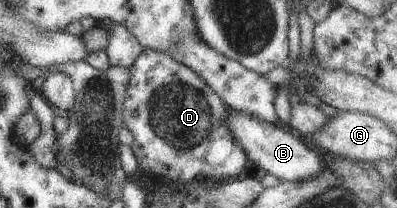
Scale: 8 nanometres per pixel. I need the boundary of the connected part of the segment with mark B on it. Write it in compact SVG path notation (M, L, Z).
M228 107L225 125L233 137L240 143L248 160L260 168L261 173L270 173L282 181L301 181L312 178L326 168L320 161L319 152L306 146L300 137L286 126L264 122L257 116Z

